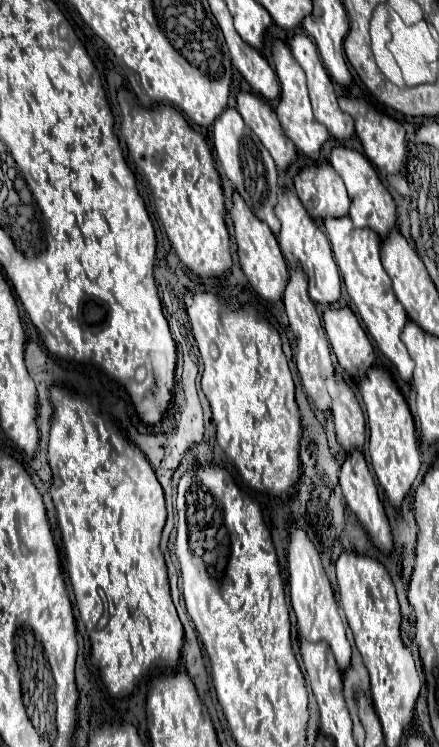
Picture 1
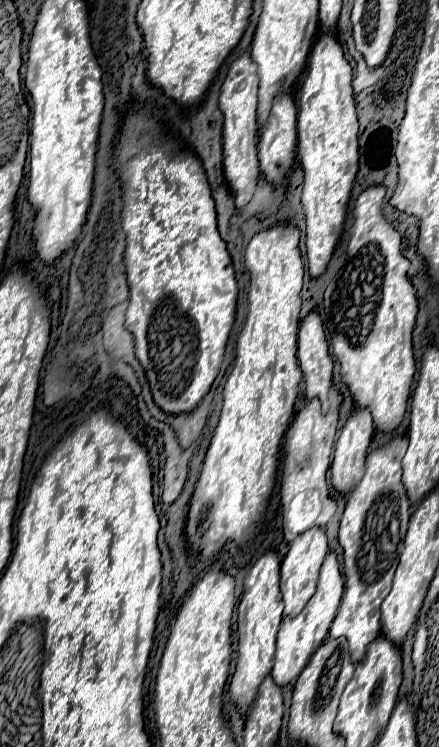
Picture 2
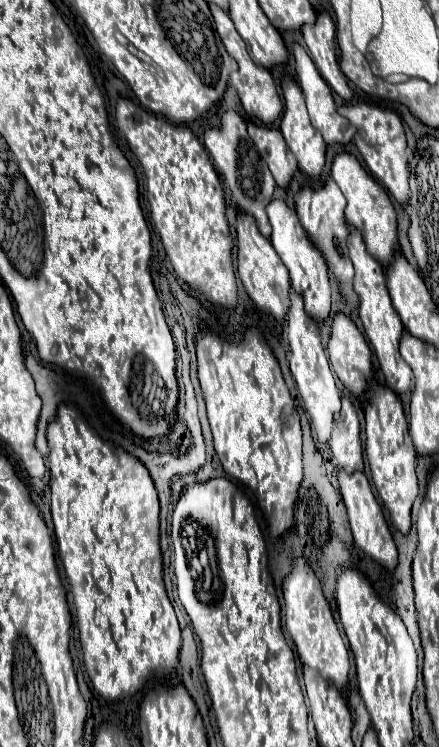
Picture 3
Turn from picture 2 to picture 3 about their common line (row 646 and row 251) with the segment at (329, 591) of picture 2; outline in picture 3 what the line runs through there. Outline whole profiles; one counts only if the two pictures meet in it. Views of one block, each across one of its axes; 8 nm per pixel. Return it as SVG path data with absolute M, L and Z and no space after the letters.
M272 200L268 204L266 212L268 212L270 226L272 226L270 242L272 242L274 250L278 252L278 256L282 258L282 262L286 264L286 268L290 270L292 290L304 298L304 310L306 310L306 314L312 320L316 320L316 322L324 322L328 318L328 314L330 314L330 302L332 302L332 298L330 298L328 268L324 266L324 260L322 260L320 252L316 250L314 244L310 244L304 228L298 222L296 212L290 210L284 200Z

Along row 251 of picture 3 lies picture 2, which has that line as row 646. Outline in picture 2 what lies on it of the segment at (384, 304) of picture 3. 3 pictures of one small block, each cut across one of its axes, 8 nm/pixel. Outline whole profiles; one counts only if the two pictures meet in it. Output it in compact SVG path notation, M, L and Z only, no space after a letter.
M394 438L392 442L372 450L366 456L366 470L362 480L348 494L348 502L340 520L338 540L344 550L344 596L336 618L330 626L330 638L344 636L350 646L352 660L364 658L364 648L380 634L380 604L388 596L392 576L402 552L410 520L410 502L400 482L402 456L406 454L408 438Z

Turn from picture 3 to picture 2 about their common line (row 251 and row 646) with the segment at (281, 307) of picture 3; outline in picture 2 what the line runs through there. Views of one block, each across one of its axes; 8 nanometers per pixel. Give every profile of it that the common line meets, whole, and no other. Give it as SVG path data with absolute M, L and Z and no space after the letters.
M266 552L248 572L244 580L244 592L238 604L238 662L228 694L234 706L240 708L244 716L248 712L248 704L252 704L252 696L256 694L260 680L272 670L282 608L284 604L280 604L280 558L276 556L276 552Z

